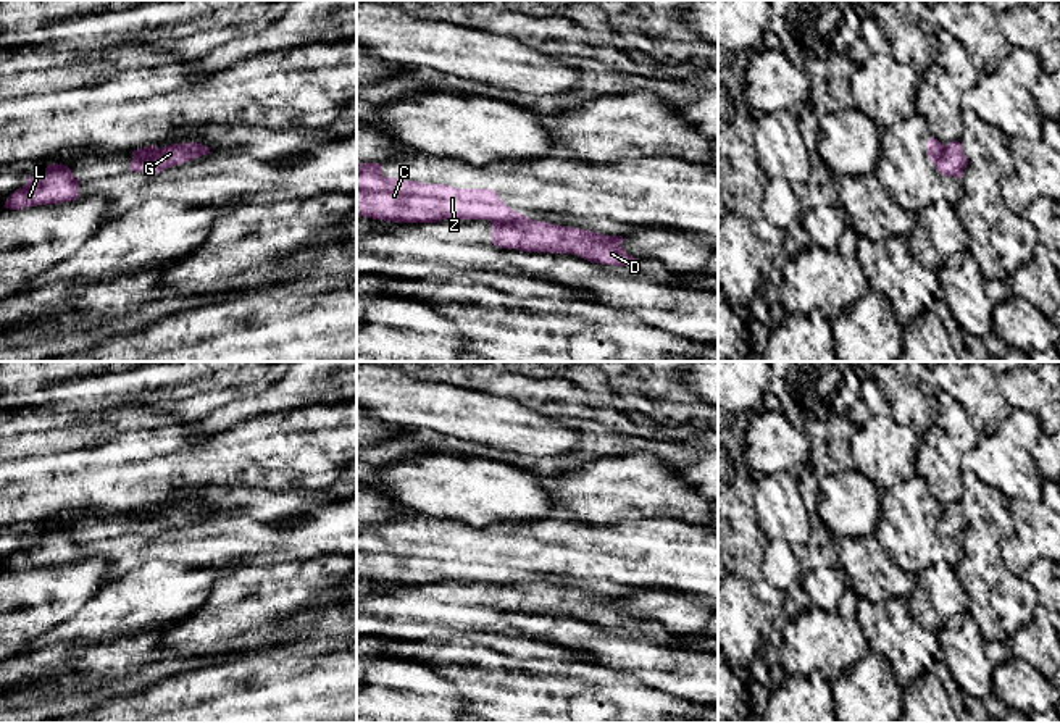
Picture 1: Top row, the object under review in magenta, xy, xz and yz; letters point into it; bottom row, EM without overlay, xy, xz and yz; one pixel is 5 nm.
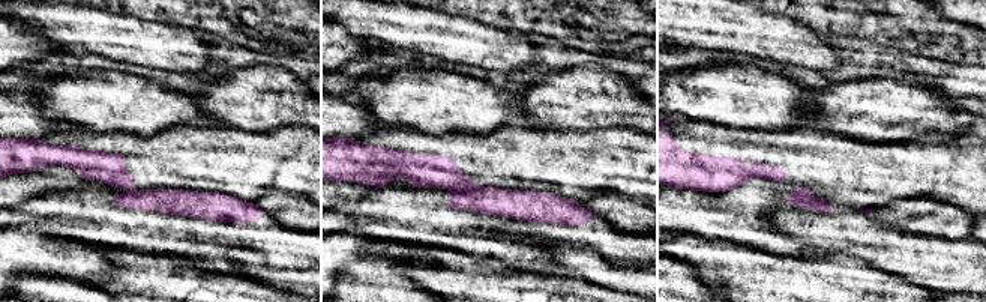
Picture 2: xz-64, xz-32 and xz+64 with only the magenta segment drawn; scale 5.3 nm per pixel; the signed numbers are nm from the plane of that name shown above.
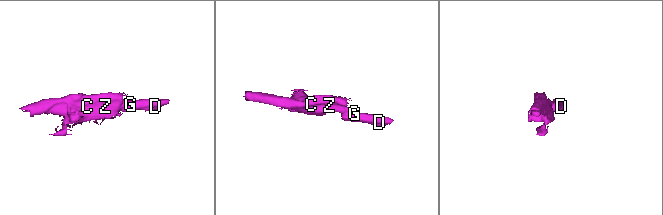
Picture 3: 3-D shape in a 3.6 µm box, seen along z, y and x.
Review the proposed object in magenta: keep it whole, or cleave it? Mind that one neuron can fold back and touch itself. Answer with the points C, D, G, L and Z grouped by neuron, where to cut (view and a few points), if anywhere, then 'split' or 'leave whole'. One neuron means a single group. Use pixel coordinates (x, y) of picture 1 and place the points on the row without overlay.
C L Z / D G; cut in xz along (531, 581), (492, 585); split

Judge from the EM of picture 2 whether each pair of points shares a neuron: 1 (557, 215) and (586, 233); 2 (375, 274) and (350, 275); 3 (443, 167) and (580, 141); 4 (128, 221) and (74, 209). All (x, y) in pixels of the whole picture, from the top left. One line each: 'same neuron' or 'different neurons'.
1: same neuron
2: same neuron
3: same neuron
4: same neuron

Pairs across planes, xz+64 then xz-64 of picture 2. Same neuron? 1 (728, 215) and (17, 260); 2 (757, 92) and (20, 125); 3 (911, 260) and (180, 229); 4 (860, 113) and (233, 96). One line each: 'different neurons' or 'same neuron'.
1: different neurons
2: different neurons
3: different neurons
4: same neuron

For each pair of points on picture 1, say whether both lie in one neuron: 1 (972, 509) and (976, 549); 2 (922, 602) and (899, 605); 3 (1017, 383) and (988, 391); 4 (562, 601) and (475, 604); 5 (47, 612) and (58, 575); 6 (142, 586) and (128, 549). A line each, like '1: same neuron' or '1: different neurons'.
1: different neurons
2: different neurons
3: different neurons
4: same neuron
5: same neuron
6: different neurons

